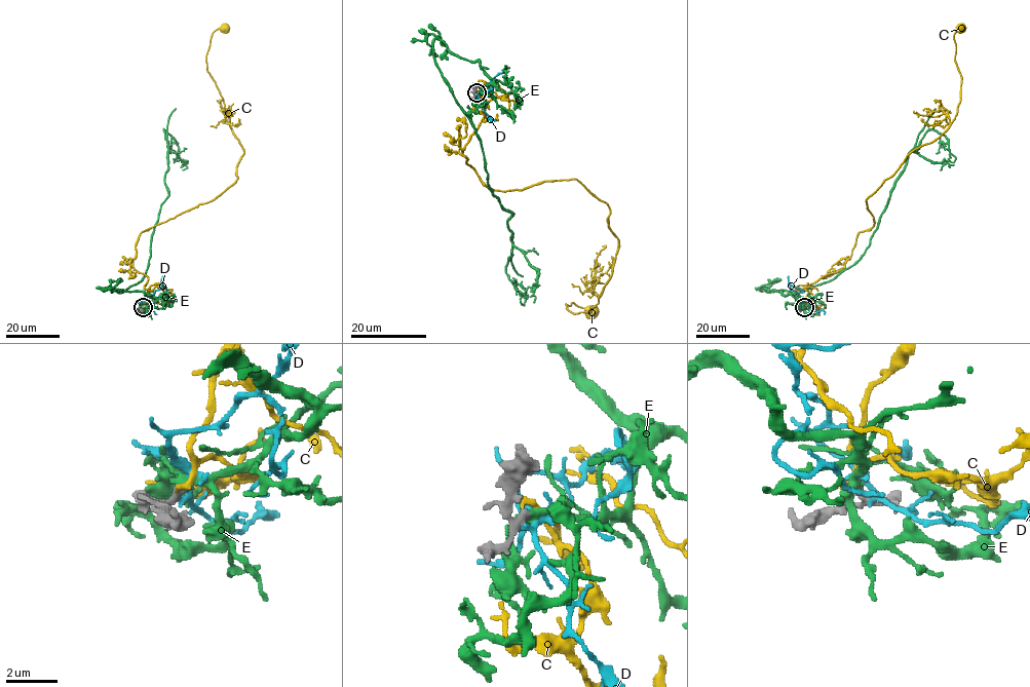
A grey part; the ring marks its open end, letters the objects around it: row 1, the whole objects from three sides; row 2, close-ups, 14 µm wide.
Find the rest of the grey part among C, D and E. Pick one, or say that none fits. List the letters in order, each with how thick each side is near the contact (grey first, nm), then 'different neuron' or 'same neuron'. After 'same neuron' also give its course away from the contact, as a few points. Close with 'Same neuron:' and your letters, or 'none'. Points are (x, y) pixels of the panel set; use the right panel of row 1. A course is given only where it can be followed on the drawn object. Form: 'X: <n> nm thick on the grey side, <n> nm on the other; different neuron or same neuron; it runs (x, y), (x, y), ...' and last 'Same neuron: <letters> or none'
C: 260 nm thick on the grey side, 200 nm on the other; different neuron
D: 240 nm thick on the grey side, 170 nm on the other; different neuron
E: 260 nm thick on the grey side, 280 nm on the other; same neuron; it runs (804, 307), (766, 291), (804, 291), (851, 267), (927, 130), (948, 141), (955, 159), (948, 158)
Same neuron: E

